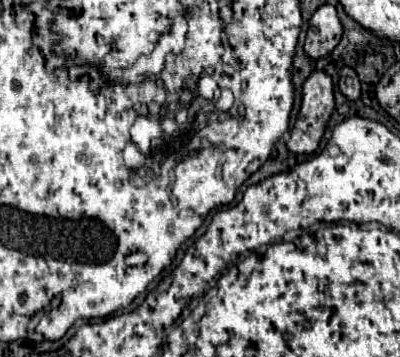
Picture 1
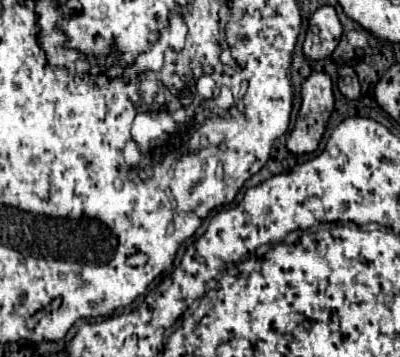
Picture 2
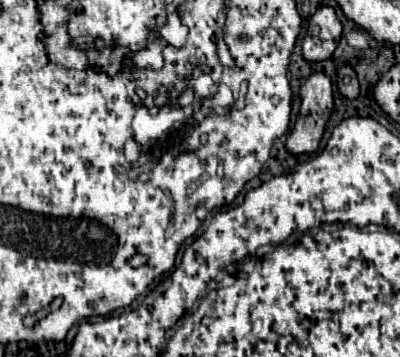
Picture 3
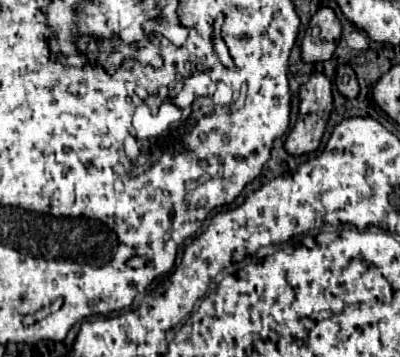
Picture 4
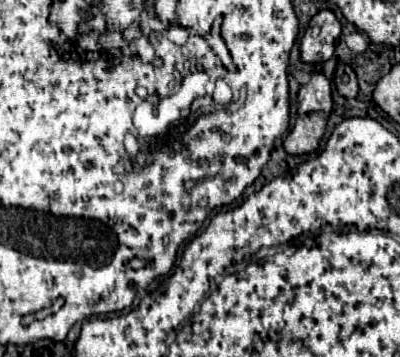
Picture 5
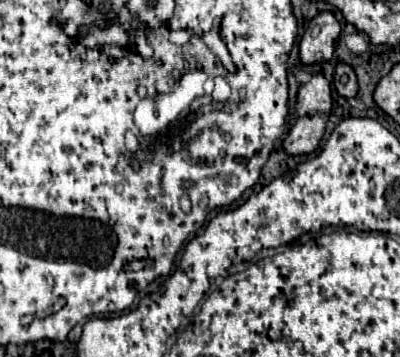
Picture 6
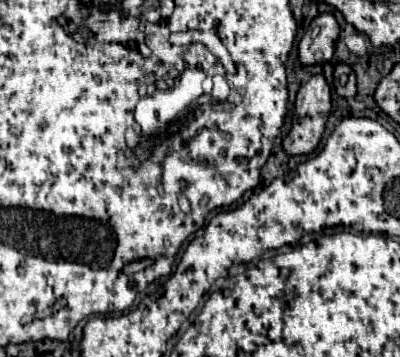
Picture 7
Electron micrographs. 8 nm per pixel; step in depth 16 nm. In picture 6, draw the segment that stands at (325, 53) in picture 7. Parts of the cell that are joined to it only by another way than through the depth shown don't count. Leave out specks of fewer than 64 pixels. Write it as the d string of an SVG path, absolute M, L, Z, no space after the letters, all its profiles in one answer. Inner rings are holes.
M320 12L310 20L300 42L300 60L304 64L326 62L332 58L336 40L340 36L340 22L332 12Z

